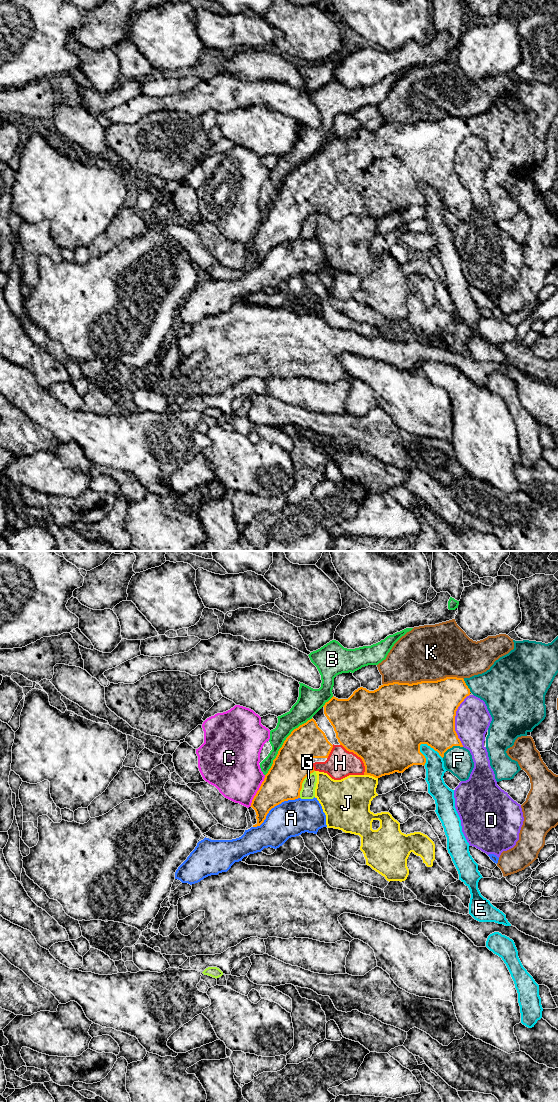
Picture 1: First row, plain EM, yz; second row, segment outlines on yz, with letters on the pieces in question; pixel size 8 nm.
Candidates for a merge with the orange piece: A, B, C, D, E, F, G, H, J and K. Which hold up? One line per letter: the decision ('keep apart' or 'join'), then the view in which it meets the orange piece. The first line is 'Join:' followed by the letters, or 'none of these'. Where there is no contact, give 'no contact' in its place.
Join: F, H
A: keep apart; contact in yz
B: keep apart; contact in yz
C: keep apart; contact in yz
D: keep apart; contact in yz
E: keep apart; contact in yz
F: join; contact in yz
G: keep apart; contact in yz
H: join; contact in yz
J: keep apart; contact in yz
K: keep apart; contact in yz

